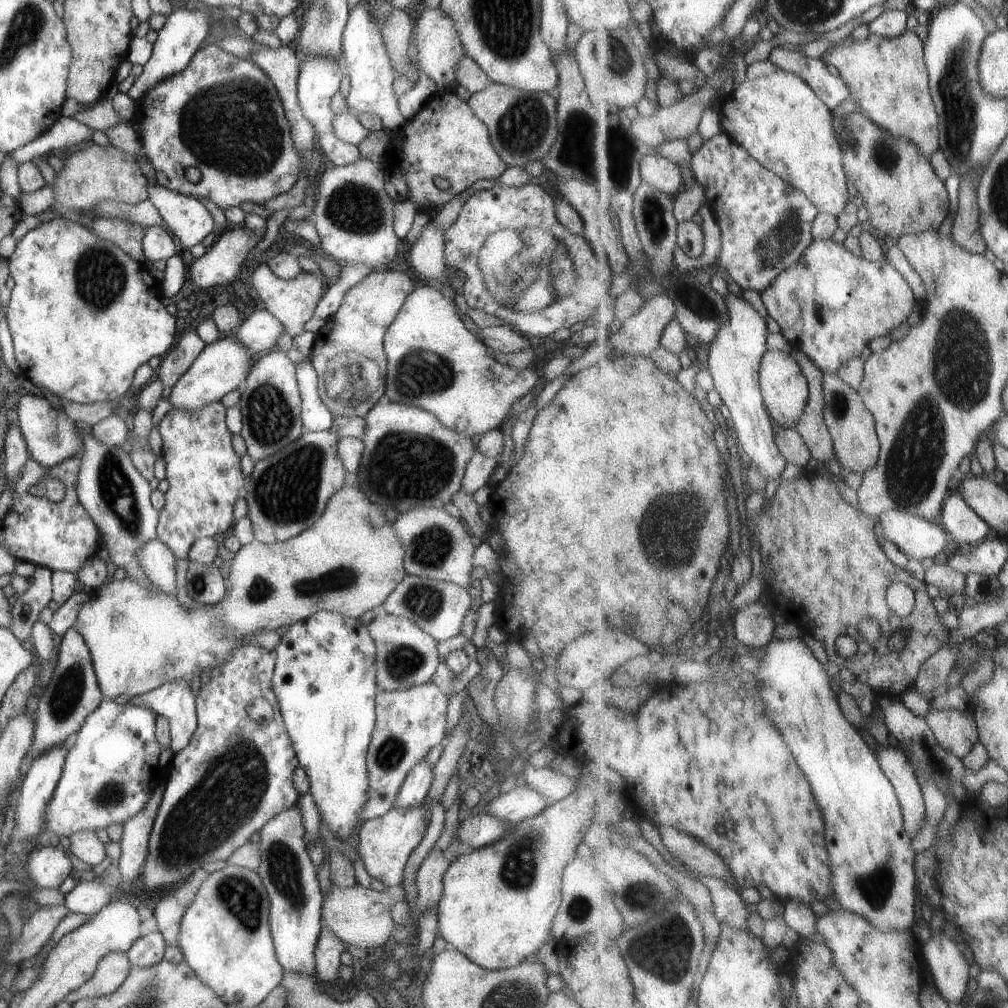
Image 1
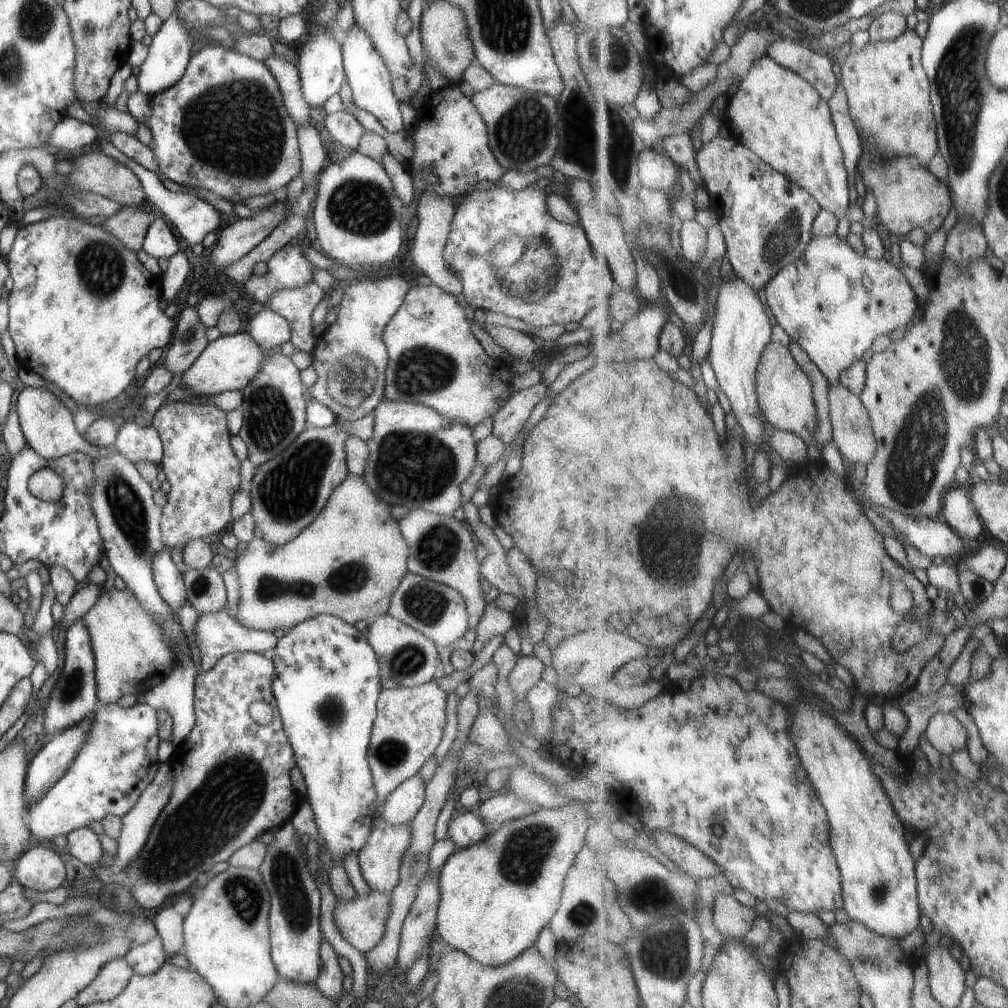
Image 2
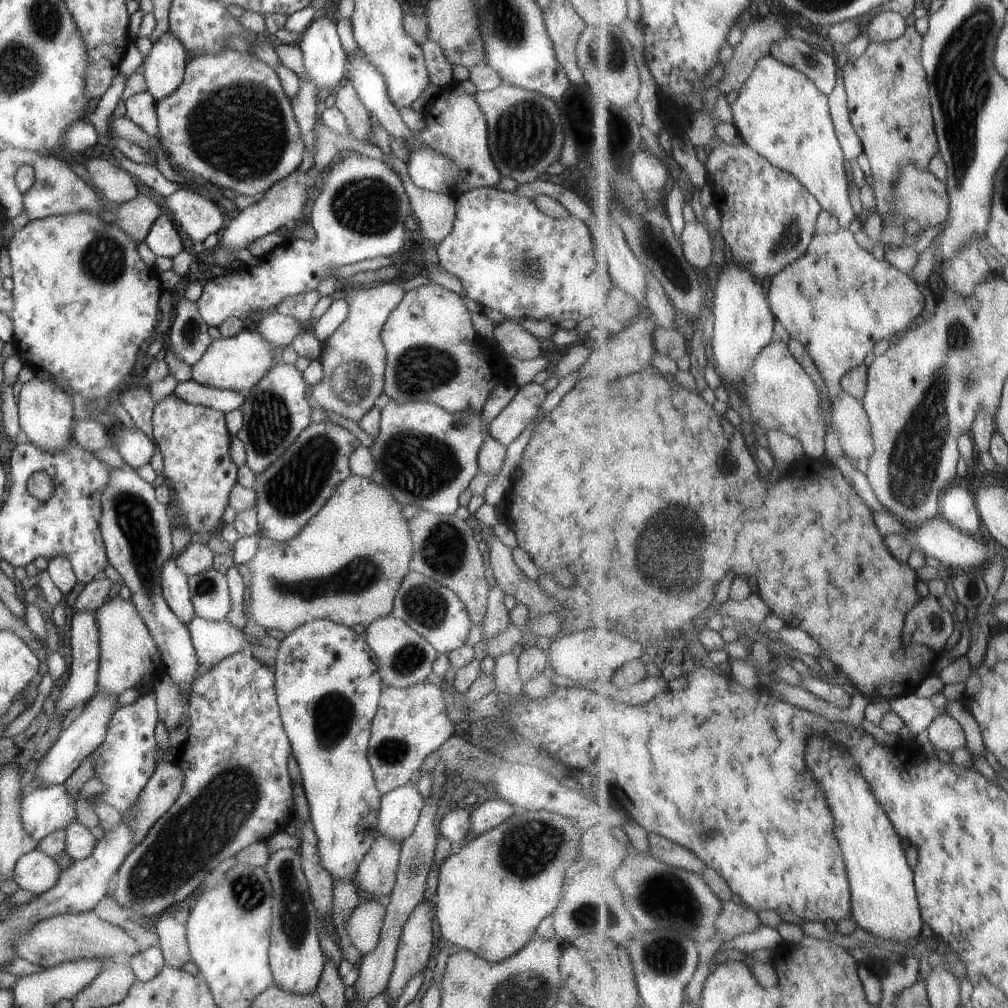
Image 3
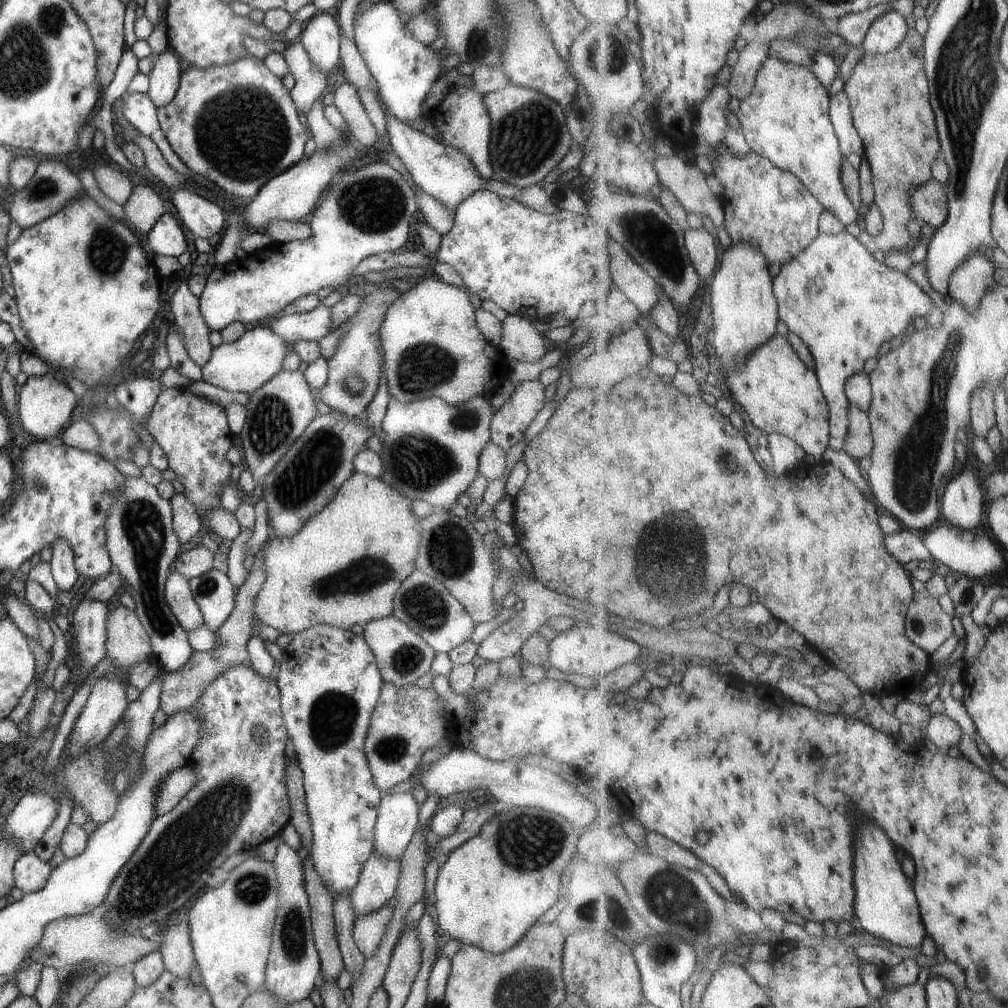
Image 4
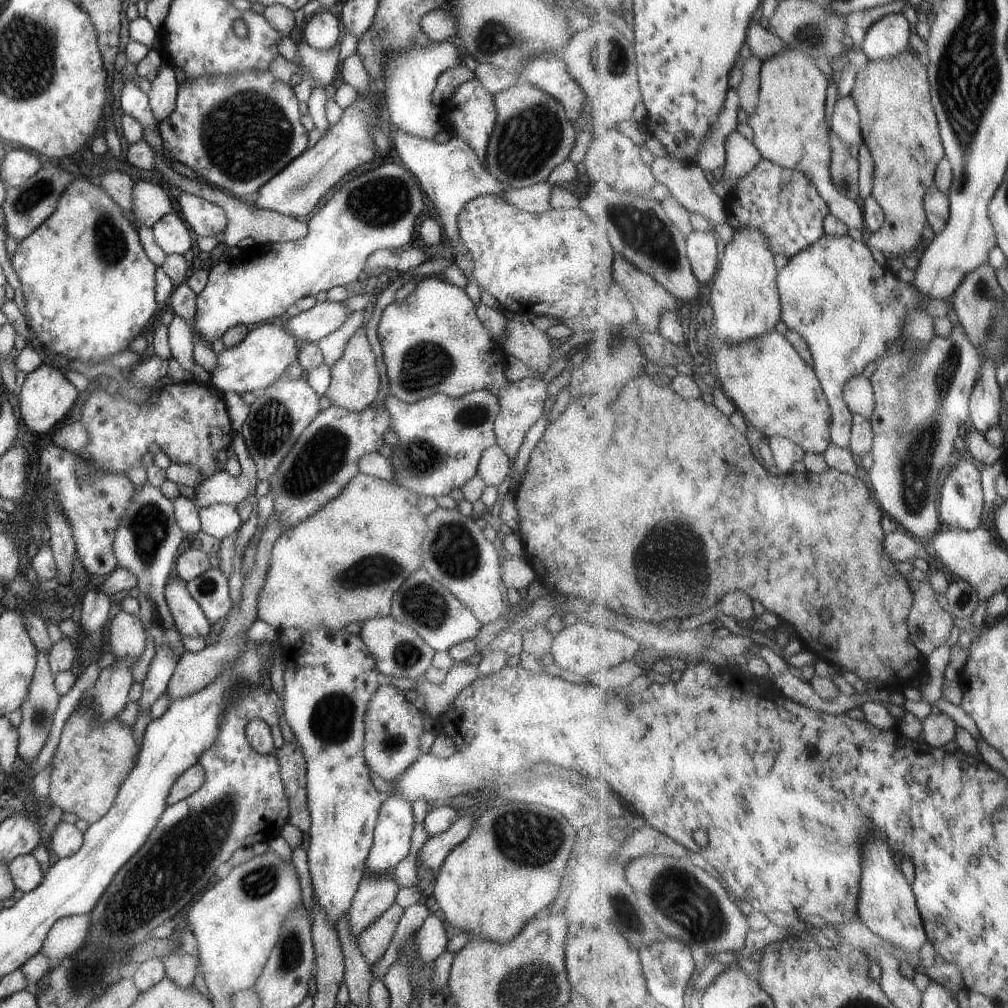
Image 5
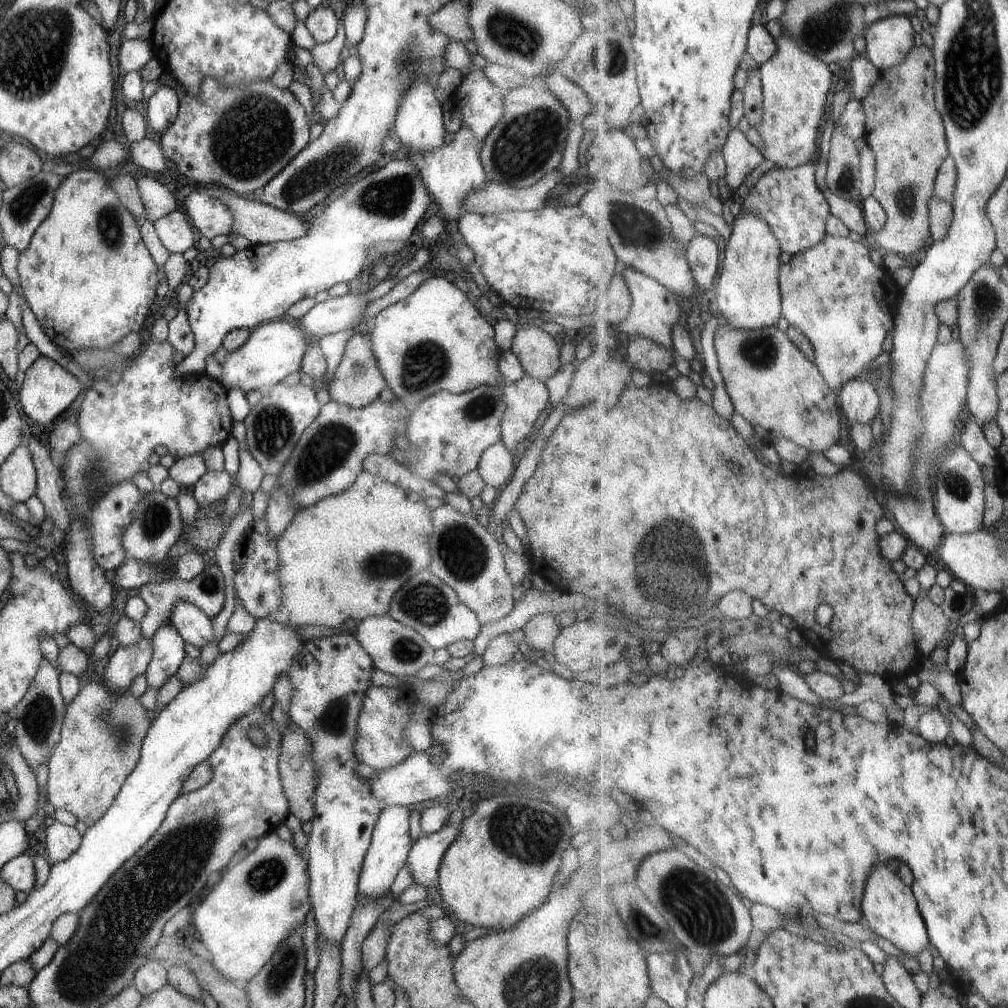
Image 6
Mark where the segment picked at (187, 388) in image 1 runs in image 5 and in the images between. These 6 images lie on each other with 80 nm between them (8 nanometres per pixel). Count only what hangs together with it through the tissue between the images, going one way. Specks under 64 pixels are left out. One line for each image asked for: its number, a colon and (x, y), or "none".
2: (226, 364)
3: (238, 362)
4: (241, 366)
5: (264, 353)

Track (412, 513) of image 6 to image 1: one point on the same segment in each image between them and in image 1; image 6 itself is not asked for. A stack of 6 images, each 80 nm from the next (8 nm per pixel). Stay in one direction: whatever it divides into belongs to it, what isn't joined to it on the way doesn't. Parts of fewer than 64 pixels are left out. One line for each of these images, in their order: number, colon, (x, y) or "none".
1: (349, 560)
2: (347, 563)
3: (346, 563)
4: (342, 567)
5: (342, 564)

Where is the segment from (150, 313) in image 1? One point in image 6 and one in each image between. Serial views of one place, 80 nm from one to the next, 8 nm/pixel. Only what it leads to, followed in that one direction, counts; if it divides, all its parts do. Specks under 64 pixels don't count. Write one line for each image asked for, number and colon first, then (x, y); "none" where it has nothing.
2: (82, 312)
3: (83, 301)
4: (85, 292)
5: (87, 284)
6: (87, 276)

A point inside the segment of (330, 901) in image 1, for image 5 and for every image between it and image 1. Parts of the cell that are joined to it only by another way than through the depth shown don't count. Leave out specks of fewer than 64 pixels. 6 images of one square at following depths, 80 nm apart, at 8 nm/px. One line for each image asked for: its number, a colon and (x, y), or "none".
2: (361, 921)
3: (363, 925)
4: (367, 931)
5: (372, 941)

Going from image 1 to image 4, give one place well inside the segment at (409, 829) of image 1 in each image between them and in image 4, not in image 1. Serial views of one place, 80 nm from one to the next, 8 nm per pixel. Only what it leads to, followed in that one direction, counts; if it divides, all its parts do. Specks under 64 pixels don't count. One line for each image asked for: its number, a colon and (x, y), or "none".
2: (379, 858)
3: (376, 873)
4: (378, 877)

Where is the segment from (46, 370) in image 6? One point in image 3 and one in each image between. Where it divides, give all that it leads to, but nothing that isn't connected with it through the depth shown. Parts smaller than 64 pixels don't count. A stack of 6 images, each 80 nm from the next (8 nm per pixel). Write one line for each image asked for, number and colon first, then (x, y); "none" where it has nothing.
3: (45, 416)
4: (44, 404)
5: (45, 396)

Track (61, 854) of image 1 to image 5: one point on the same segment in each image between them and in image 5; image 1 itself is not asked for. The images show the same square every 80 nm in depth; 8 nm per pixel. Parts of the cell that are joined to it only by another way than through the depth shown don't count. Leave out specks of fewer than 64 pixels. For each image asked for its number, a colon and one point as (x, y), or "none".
2: (40, 869)
3: (33, 871)
4: (30, 873)
5: (25, 872)

